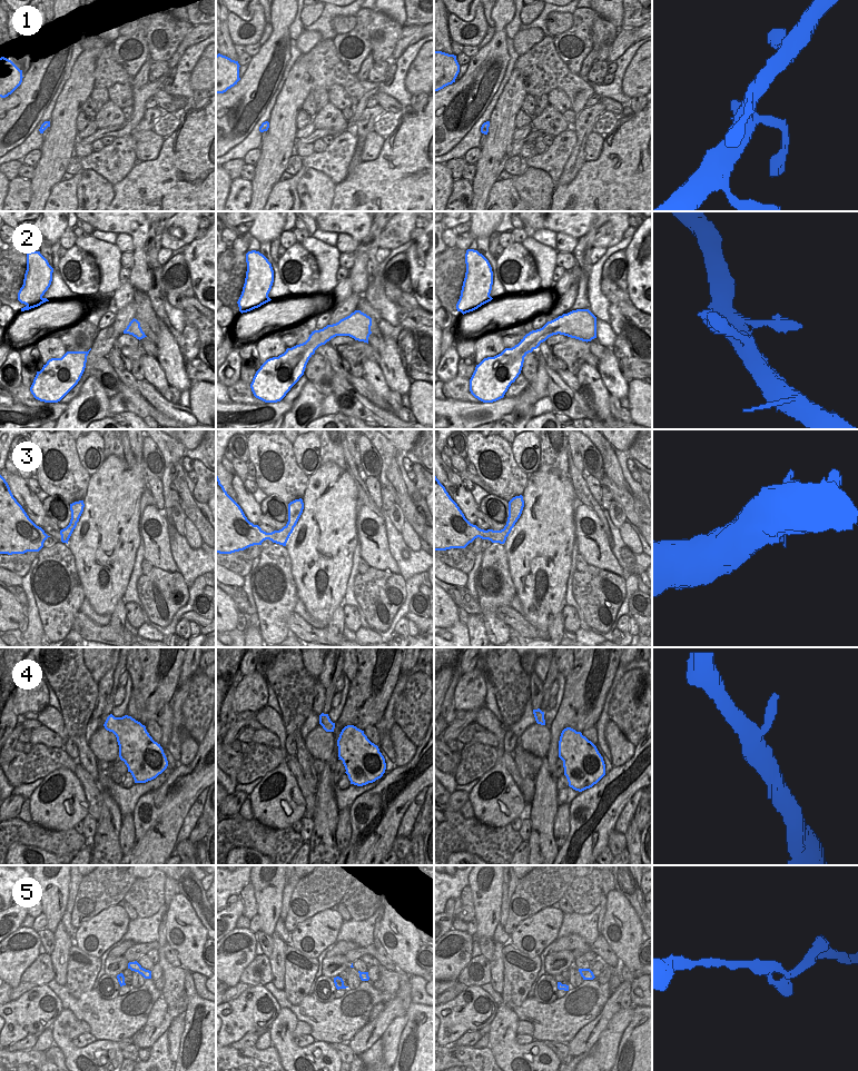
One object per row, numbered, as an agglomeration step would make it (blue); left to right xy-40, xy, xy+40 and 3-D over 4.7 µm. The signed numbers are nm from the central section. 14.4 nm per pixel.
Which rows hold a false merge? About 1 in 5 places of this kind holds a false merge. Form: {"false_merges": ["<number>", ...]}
{"false_merges": ["3"]}

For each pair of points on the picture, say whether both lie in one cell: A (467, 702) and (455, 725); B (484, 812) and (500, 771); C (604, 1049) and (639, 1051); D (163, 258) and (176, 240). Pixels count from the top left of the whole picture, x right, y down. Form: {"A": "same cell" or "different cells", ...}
{"A": "different cells", "B": "same cell", "C": "different cells", "D": "different cells"}

